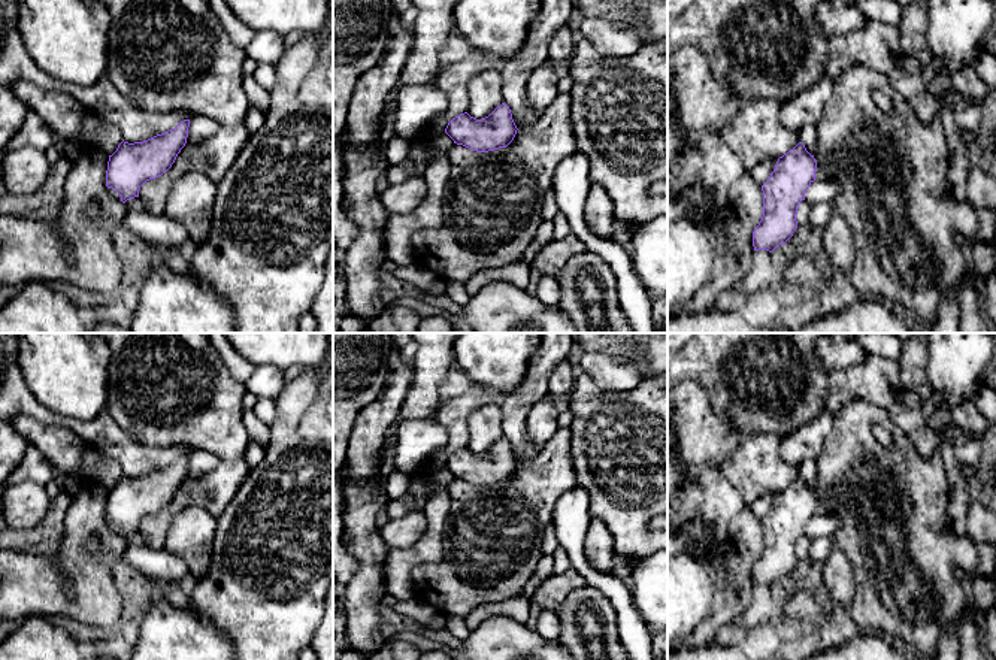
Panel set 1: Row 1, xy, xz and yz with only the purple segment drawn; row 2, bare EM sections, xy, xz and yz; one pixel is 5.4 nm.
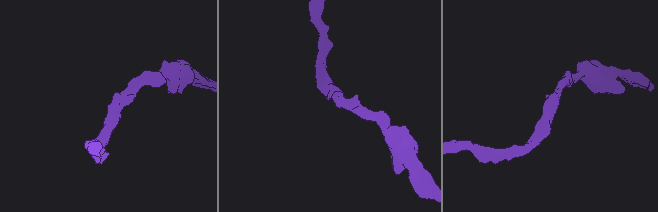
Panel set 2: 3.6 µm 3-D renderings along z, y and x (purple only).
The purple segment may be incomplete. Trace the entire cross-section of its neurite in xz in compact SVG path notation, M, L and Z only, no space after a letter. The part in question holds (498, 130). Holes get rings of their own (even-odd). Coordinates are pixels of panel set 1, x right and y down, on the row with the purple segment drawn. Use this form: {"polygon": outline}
{"polygon": "M502 103L482 119L476 119L467 112L460 113L448 122L445 133L457 145L488 152L506 148L514 140L517 130L509 106Z"}

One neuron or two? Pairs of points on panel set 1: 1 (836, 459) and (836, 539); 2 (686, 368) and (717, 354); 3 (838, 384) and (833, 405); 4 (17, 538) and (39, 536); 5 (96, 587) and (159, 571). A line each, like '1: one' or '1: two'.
1: one
2: one
3: one
4: one
5: two

